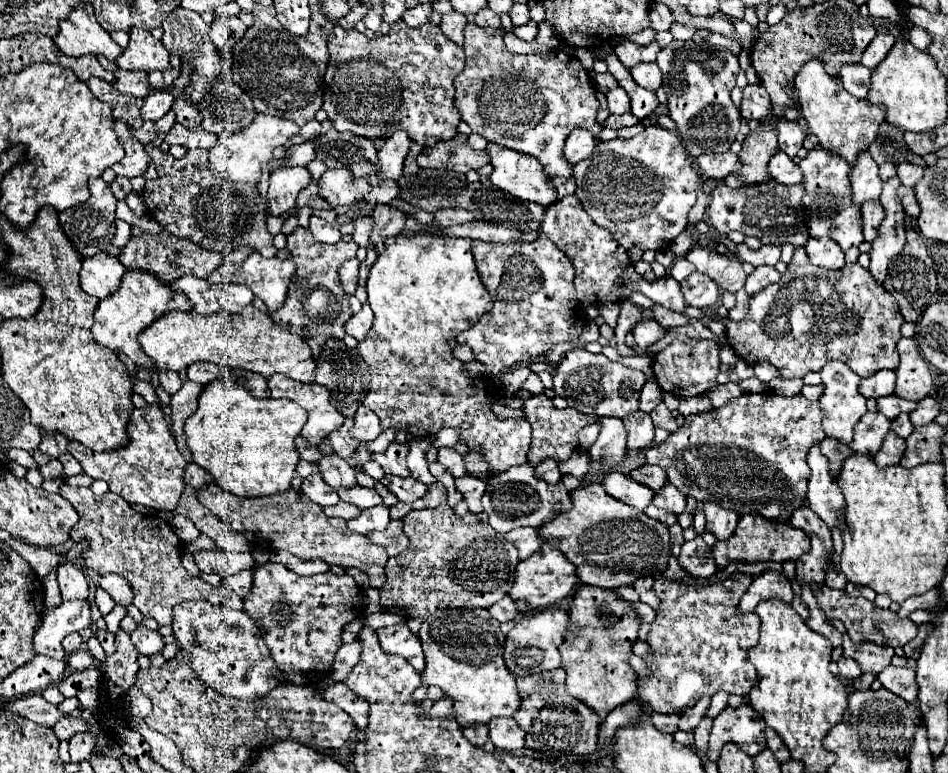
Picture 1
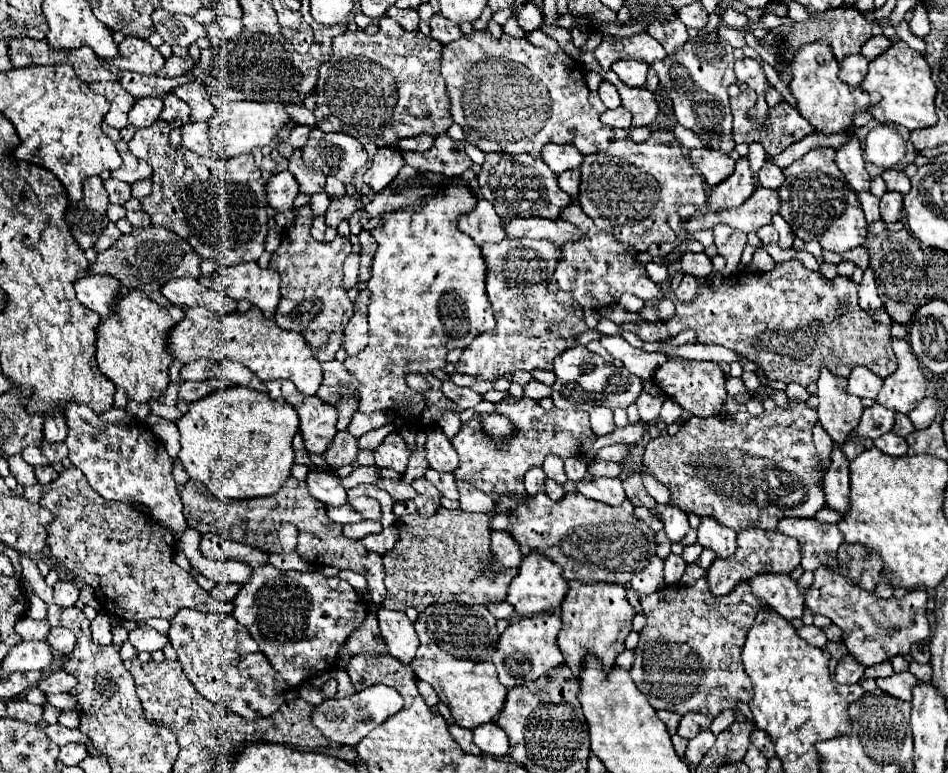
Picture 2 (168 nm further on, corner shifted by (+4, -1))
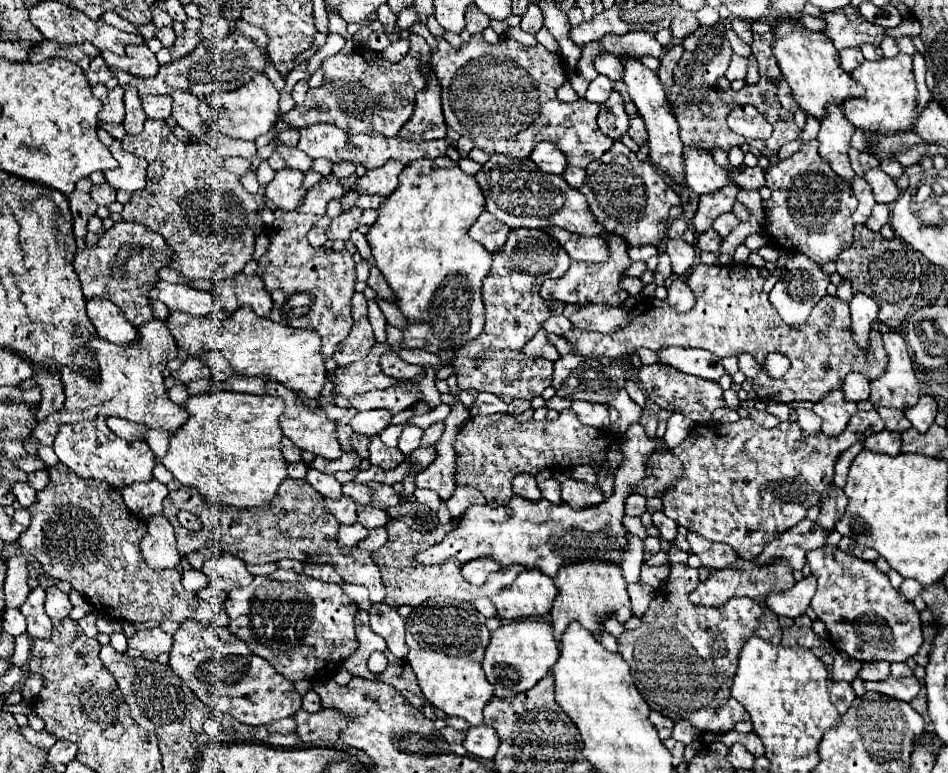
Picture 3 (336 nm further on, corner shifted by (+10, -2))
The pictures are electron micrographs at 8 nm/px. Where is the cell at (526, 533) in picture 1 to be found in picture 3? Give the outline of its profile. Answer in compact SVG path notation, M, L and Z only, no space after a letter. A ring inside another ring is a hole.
M474 559L472 563L462 565L462 577L472 585L484 585L488 573L498 571L500 565L492 563L492 559Z

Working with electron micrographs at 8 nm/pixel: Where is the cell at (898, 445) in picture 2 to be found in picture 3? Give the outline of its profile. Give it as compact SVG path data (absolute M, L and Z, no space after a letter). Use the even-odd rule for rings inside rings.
M880 431L876 435L870 435L866 441L864 441L864 447L868 449L874 449L878 453L886 453L886 455L898 455L900 453L900 433L894 433L894 431Z

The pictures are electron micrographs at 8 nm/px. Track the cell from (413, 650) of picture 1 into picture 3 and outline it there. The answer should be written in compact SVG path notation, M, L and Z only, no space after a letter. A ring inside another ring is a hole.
M376 603L370 607L370 629L380 635L390 653L396 657L406 657L408 647L404 643L404 619L398 611L386 603Z

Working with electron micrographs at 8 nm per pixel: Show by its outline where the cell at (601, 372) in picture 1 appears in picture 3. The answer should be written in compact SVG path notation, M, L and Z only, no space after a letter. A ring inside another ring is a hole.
M562 355L558 361L554 361L554 381L552 387L560 397L570 397L570 399L590 399L592 403L604 403L608 407L616 407L620 416L614 424L615 433L624 434L630 425L638 423L642 417L642 407L638 407L630 395L624 391L624 381L626 381L626 371L612 363L612 365L602 365L598 359L584 359L582 355Z

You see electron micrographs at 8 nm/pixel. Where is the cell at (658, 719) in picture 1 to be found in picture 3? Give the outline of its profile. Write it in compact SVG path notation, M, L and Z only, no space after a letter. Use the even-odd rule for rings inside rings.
M652 711L650 713L650 721L654 723L654 727L658 729L658 735L660 735L660 739L664 741L664 739L668 739L670 735L672 735L672 727L674 727L674 723L668 719L668 717L664 717L664 715L660 715L660 713L656 713L656 711Z

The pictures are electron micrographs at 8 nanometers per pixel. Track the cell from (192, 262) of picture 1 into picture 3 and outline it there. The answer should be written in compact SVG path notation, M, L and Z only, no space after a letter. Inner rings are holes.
M120 221L114 223L112 229L104 231L96 245L78 249L72 263L86 299L102 297L112 301L134 327L140 327L140 323L144 325L146 321L168 317L168 309L154 309L148 299L150 289L158 283L156 271L166 267L168 259L170 251L162 235L148 231L148 227L142 227L140 223Z

